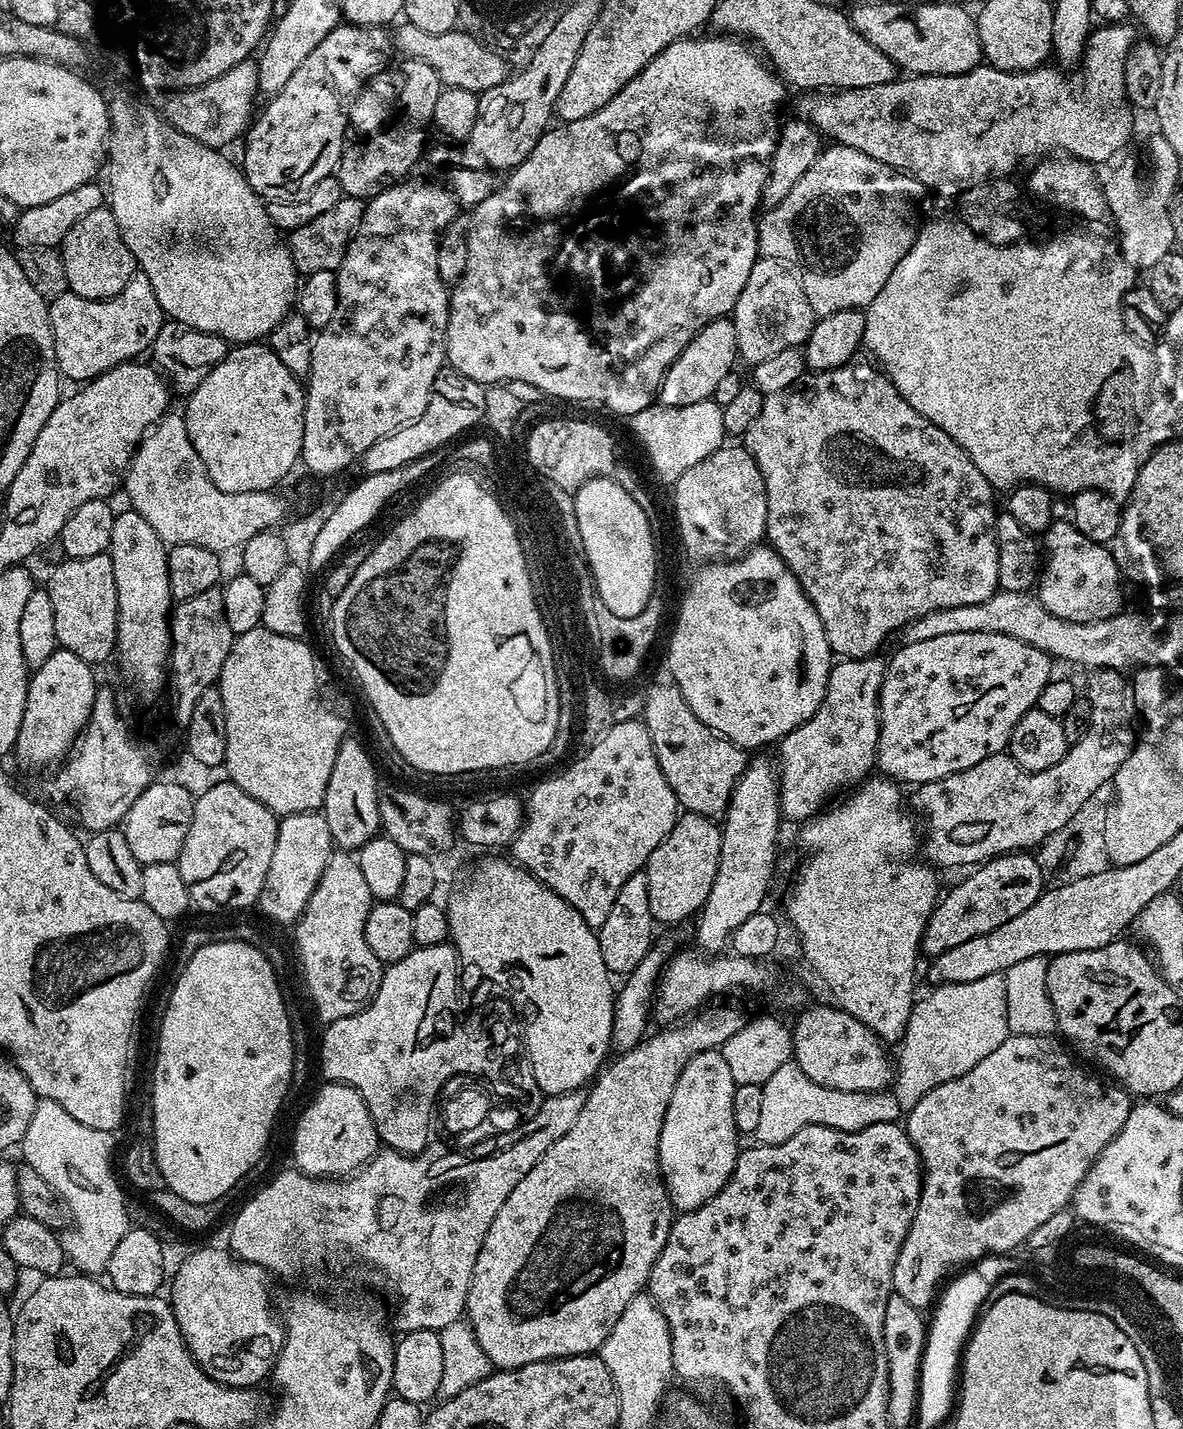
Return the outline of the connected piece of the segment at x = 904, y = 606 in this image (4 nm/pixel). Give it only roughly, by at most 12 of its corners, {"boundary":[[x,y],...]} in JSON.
{"boundary":[[875,363],[765,396],[767,543],[849,660],[1000,588],[970,454]]}

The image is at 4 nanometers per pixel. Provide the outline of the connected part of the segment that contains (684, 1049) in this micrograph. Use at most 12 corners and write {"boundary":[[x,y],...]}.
{"boundary":[[716,1002],[621,1051],[486,1230],[493,1369],[586,1356],[674,1209],[658,1142]]}

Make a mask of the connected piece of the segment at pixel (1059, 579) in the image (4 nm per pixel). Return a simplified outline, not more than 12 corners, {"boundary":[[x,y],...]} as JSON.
{"boundary":[[1069,519],[1042,536],[1036,595],[1064,621],[1121,611],[1111,551]]}

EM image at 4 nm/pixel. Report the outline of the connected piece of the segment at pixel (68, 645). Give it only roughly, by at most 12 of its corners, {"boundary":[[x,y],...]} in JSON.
{"boundary":[[111,555],[46,581],[56,643],[93,666],[116,650]]}

